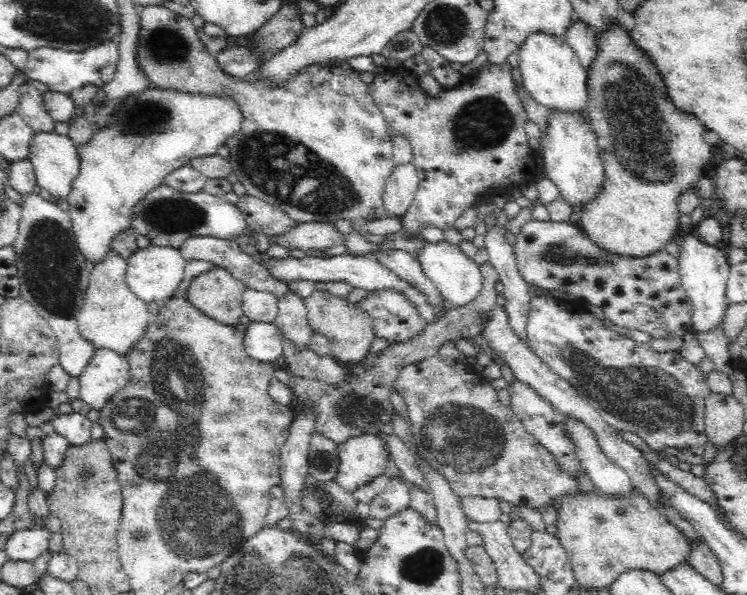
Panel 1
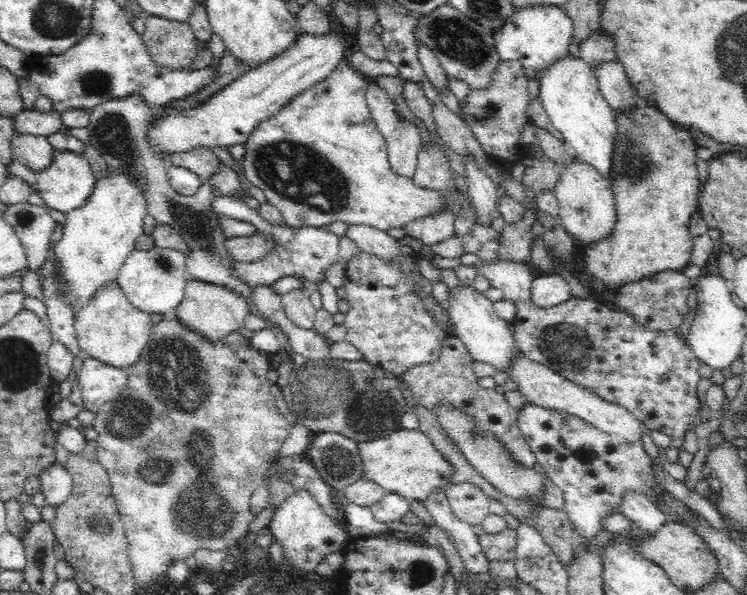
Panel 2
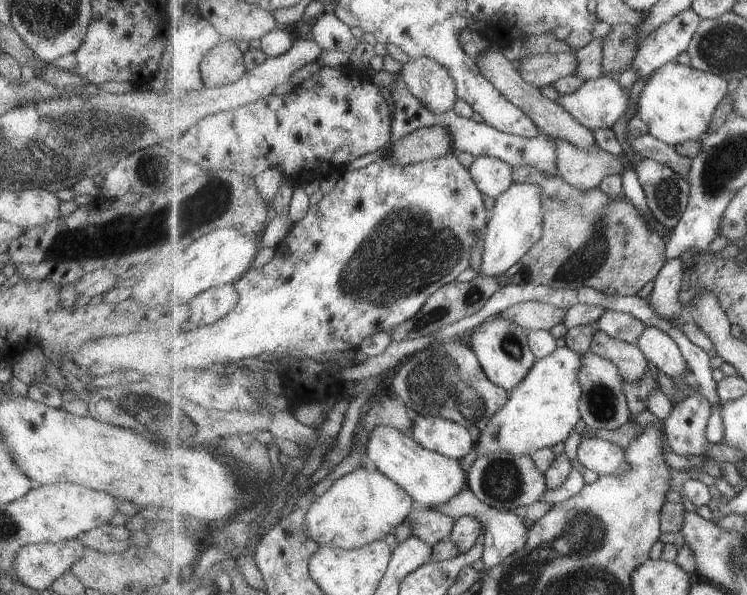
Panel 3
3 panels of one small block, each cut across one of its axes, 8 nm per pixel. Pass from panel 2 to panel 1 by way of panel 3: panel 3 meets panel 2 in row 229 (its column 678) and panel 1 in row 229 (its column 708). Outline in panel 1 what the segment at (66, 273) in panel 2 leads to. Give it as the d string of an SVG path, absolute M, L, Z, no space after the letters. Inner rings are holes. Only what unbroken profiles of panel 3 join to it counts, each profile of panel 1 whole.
M156 86L150 88L150 90L146 90L146 92L142 92L142 94L140 94L140 96L136 96L136 98L126 100L126 102L122 104L120 112L116 113L118 113L118 120L116 120L110 128L94 132L92 140L90 140L86 146L80 146L80 148L78 148L78 156L80 159L79 175L78 178L74 178L72 182L72 190L67 198L69 204L67 213L72 224L76 245L78 245L78 251L82 254L82 257L84 257L84 261L86 261L88 265L92 266L92 270L111 254L111 251L113 250L113 248L110 248L110 246L112 246L112 240L114 240L120 232L126 232L126 230L133 228L134 206L136 206L136 202L140 202L140 200L142 200L148 192L152 192L154 188L158 188L158 186L162 185L164 183L164 177L167 174L170 174L173 170L184 166L189 160L196 157L212 156L216 154L218 152L218 148L224 146L228 143L228 140L230 140L232 136L240 132L242 122L244 122L242 107L240 106L240 103L232 97L232 95L178 92L172 89L162 89Z

